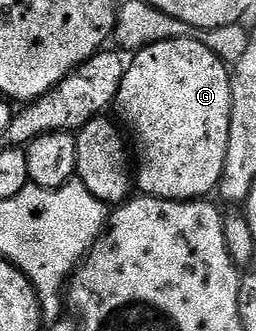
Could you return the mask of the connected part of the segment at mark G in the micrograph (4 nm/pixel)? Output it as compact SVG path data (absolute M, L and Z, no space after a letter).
M190 35L175 40L159 41L136 51L131 57L131 65L125 74L125 82L121 82L117 108L127 115L133 131L139 135L143 143L143 165L138 165L139 180L137 176L138 191L144 196L164 196L166 200L197 200L210 197L216 191L223 177L229 154L229 136L231 134L231 111L233 110L233 94L231 93L231 72L225 61L209 47L202 39L193 40Z

